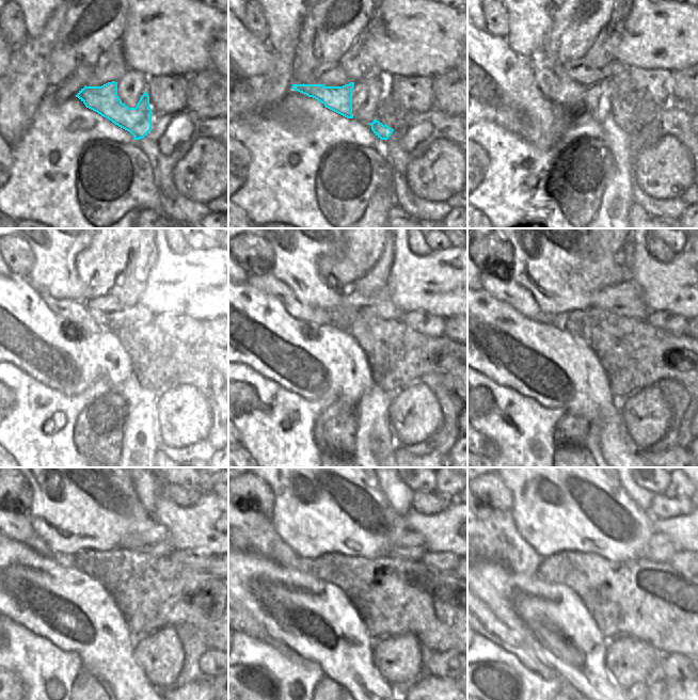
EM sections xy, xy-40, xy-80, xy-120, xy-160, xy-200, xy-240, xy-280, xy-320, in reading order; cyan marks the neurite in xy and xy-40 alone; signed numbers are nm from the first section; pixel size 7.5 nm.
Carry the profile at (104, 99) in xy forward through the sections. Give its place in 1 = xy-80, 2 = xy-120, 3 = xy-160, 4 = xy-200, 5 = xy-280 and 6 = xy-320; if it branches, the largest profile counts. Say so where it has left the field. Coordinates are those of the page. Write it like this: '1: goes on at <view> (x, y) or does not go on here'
1: goes on at xy-80 (552, 80)
2: goes on at xy-120 (74, 312)
3: goes on at xy-160 (267, 283)
4: goes on at xy-200 (507, 290)
5: goes on at xy-280 (250, 516)
6: goes on at xy-320 (489, 510)

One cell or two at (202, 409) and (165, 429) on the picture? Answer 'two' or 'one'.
one

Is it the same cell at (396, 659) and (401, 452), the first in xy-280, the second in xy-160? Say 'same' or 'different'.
different

